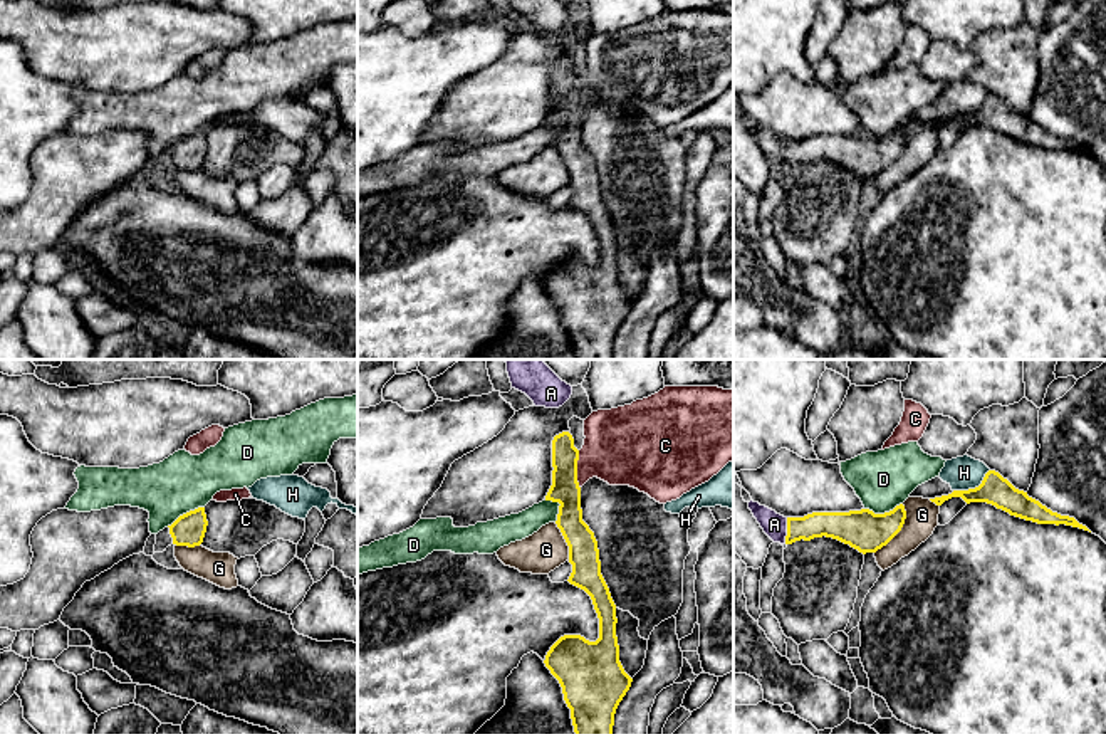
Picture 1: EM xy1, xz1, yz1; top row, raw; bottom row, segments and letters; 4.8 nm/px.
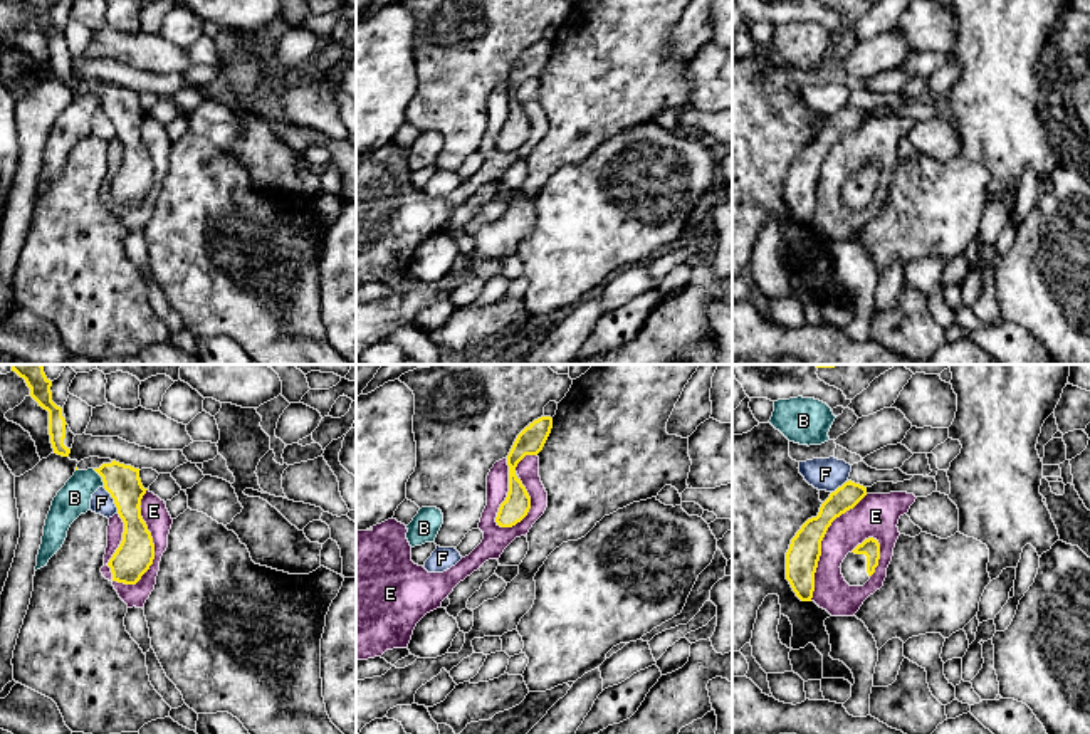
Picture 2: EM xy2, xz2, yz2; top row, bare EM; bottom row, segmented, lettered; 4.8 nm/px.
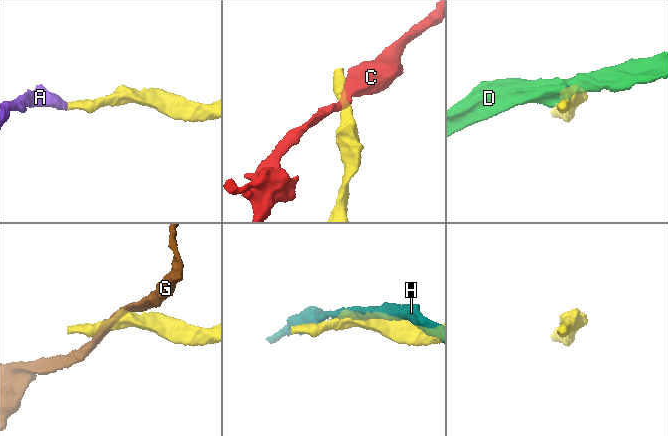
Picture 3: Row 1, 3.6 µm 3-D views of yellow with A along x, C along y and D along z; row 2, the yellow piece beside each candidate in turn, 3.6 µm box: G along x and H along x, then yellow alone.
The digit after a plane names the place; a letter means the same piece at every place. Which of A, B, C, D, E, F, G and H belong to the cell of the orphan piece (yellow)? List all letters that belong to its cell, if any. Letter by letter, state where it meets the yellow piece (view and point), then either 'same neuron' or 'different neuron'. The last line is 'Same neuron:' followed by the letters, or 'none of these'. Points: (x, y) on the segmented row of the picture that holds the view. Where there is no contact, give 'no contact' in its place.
A: yz1 (787, 531) | same neuron
B: xy2 (101, 476) | different neuron
C: xz1 (576, 469) | different neuron
D: yz1 (885, 513) | different neuron
E: xy2 (153, 548) | different neuron
F: xy2 (115, 501) | different neuron
G: yz1 (900, 529) | different neuron
H: yz1 (975, 487) | different neuron
Same neuron: A

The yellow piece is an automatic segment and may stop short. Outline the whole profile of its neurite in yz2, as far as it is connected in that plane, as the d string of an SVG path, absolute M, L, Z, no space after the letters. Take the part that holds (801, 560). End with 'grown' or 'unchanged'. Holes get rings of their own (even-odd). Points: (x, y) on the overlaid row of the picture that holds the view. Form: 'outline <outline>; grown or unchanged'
outline M845 482L821 504L816 517L808 519L791 539L786 553L786 579L801 601L811 601L821 541L831 522L853 509L867 495L867 487Z; unchanged

